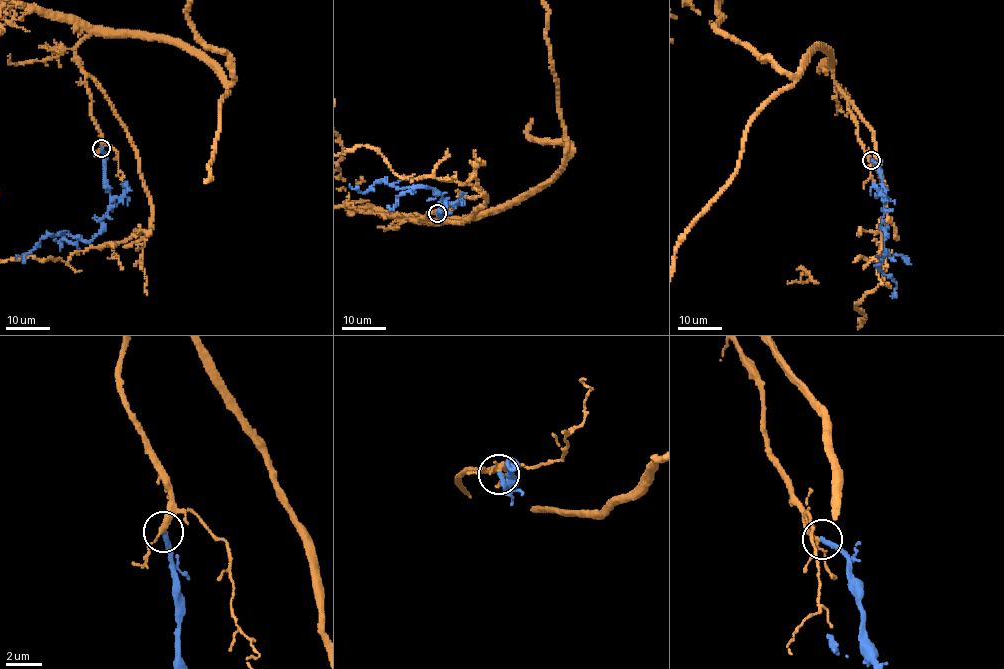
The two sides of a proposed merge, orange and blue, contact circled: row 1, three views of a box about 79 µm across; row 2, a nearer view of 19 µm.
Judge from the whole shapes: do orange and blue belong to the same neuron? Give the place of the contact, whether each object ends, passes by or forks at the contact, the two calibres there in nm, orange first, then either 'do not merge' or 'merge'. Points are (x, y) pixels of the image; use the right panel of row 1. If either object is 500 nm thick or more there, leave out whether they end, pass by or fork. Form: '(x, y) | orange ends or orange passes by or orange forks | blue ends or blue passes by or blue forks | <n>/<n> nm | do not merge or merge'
(871, 160) | orange passes by | blue ends | 240/280 nm | merge

